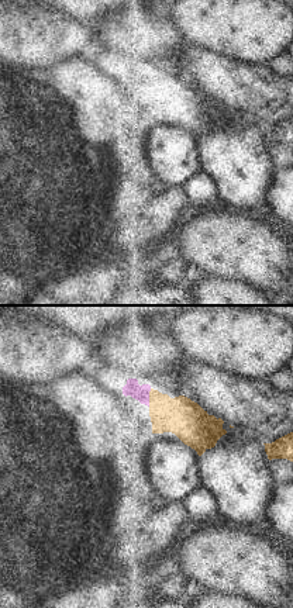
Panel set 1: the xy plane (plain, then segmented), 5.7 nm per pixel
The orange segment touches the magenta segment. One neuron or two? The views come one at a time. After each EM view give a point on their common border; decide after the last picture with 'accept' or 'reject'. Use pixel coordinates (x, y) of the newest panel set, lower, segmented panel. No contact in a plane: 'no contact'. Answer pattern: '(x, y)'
(150, 397)

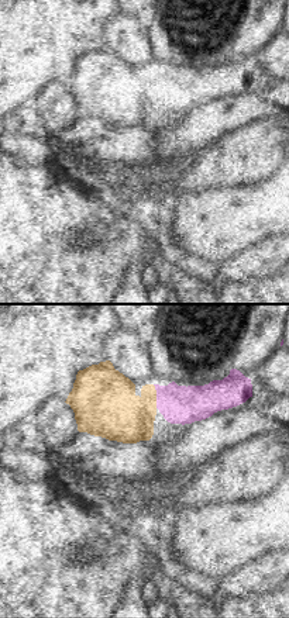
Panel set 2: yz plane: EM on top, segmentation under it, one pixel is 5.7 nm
(155, 396)

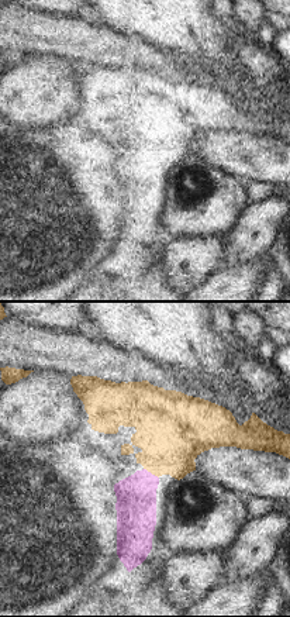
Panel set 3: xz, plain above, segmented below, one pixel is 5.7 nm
(151, 472)

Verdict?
accept

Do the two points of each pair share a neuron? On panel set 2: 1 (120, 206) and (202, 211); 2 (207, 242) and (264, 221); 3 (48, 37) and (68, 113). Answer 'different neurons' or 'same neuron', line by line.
1: different neurons
2: same neuron
3: different neurons

